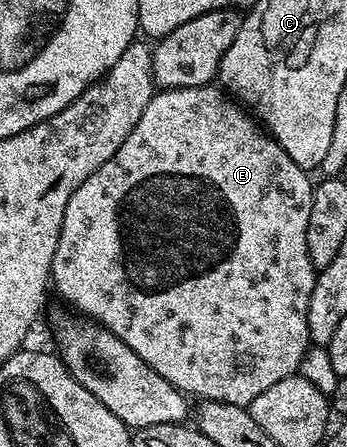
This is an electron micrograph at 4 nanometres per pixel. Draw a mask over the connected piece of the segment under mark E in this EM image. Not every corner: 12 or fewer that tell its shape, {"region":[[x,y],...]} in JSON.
{"region":[[153,93],[51,285],[196,400],[297,373],[309,171]]}

